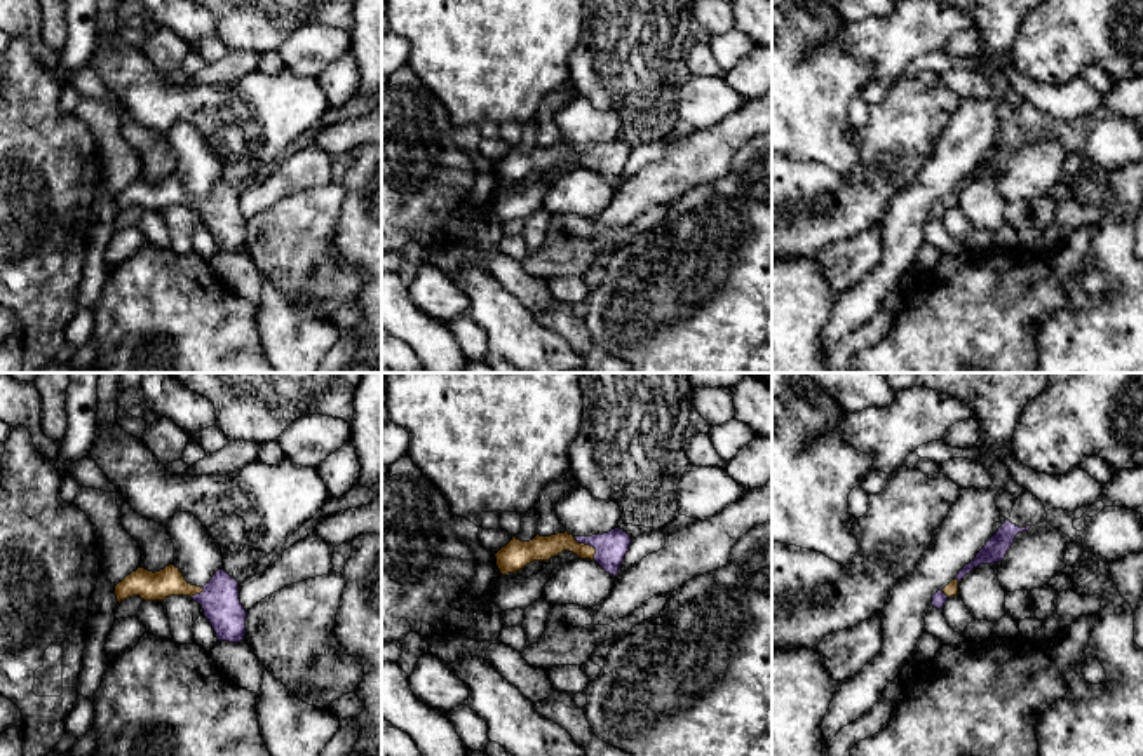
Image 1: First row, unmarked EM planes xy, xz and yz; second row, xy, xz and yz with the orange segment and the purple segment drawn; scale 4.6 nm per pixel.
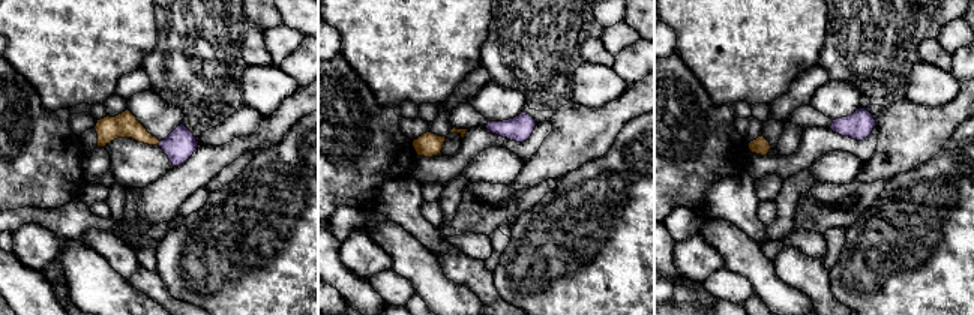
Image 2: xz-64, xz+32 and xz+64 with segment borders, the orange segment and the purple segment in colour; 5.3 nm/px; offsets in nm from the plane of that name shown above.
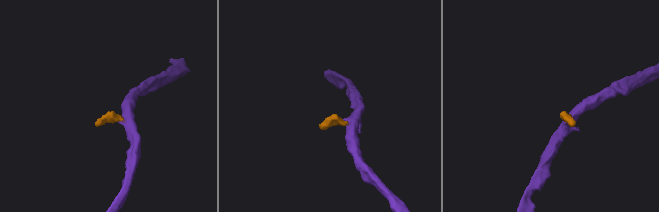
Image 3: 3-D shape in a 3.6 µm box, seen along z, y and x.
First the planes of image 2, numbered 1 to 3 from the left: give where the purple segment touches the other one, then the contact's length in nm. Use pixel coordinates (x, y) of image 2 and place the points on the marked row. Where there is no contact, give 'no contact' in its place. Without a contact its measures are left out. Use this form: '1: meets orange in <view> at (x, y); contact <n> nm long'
1: meets orange in xz-64 at (159, 141); contact 30 nm long
2: no contact
3: no contact

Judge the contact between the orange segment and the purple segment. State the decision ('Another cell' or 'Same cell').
Same cell

